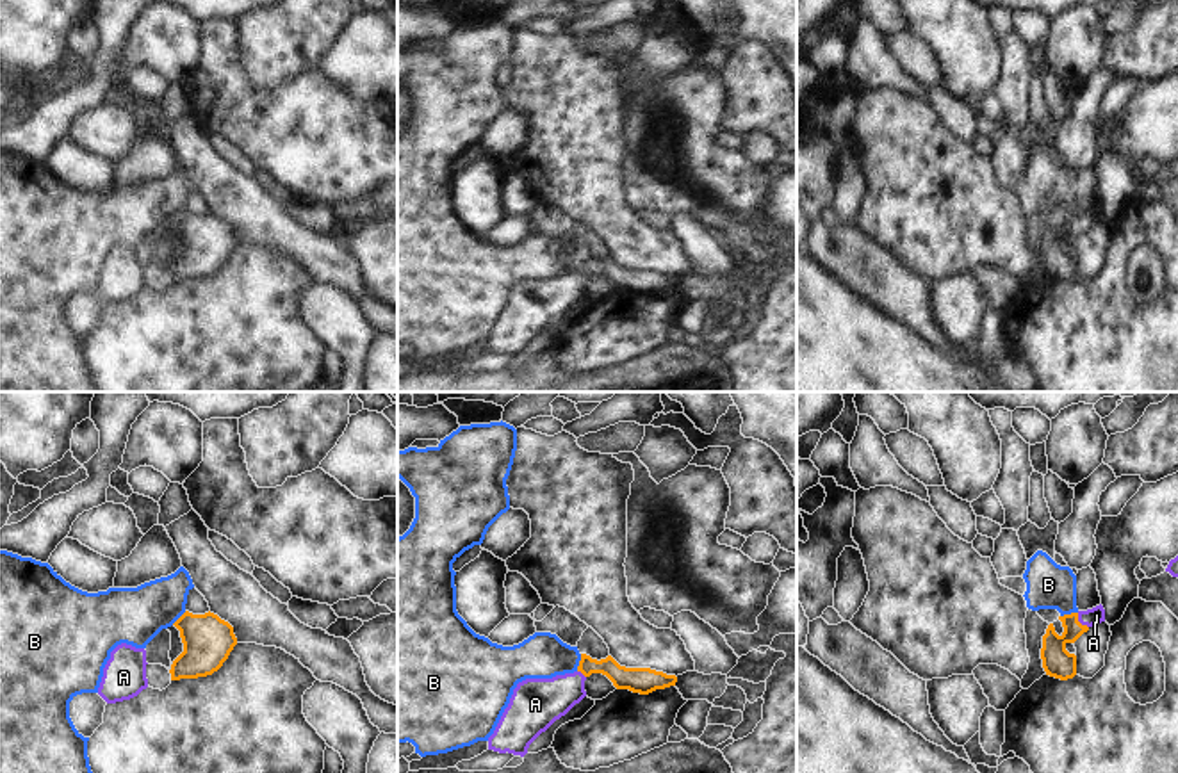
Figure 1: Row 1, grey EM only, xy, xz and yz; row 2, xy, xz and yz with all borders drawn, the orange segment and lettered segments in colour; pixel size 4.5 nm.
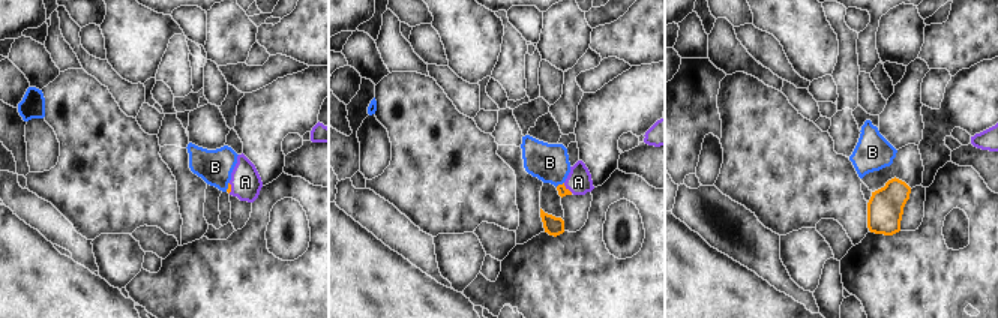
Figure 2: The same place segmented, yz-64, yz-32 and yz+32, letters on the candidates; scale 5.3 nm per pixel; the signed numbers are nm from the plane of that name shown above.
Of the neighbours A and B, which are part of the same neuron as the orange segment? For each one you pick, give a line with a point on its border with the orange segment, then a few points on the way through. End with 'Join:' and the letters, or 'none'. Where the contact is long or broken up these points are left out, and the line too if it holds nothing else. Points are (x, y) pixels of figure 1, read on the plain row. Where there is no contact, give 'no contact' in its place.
A: yz (1079, 223) | across yz (1057, 262), (1057, 246), (1079, 223), (1096, 216)
Join: A

